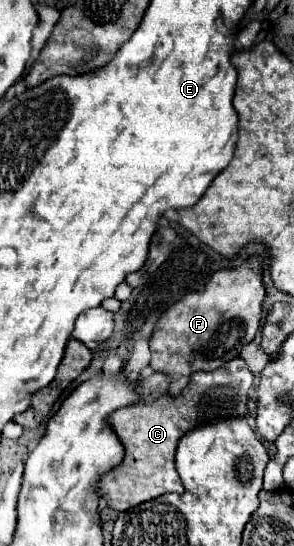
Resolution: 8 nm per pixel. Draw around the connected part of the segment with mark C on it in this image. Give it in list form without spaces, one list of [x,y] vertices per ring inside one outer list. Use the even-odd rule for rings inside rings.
[[[242,358],[226,362],[218,372],[194,372],[190,384],[180,396],[170,396],[166,390],[166,374],[154,372],[142,382],[142,400],[110,414],[110,426],[124,444],[124,462],[106,472],[98,484],[100,496],[108,498],[108,506],[124,512],[140,502],[156,498],[158,494],[184,492],[180,476],[176,472],[176,446],[182,434],[214,424],[228,418],[244,418],[248,412],[248,394],[252,390],[252,374]],[[224,372],[224,374],[222,374]]]

